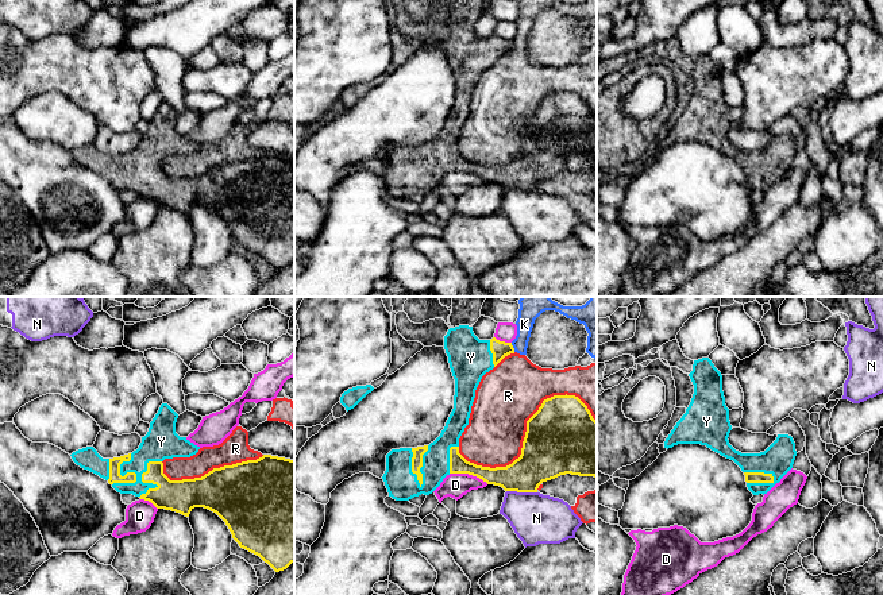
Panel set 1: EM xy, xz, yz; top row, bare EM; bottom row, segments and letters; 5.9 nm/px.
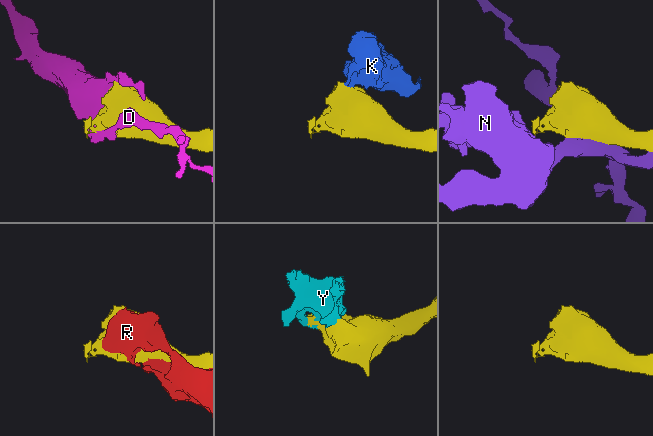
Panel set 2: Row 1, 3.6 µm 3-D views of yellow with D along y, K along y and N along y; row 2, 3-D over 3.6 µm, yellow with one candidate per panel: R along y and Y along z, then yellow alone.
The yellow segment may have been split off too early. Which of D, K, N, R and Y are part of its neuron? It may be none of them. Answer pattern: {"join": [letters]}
{"join": ["Y"]}

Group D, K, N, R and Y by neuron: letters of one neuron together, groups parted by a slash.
D / K R / N / Y

